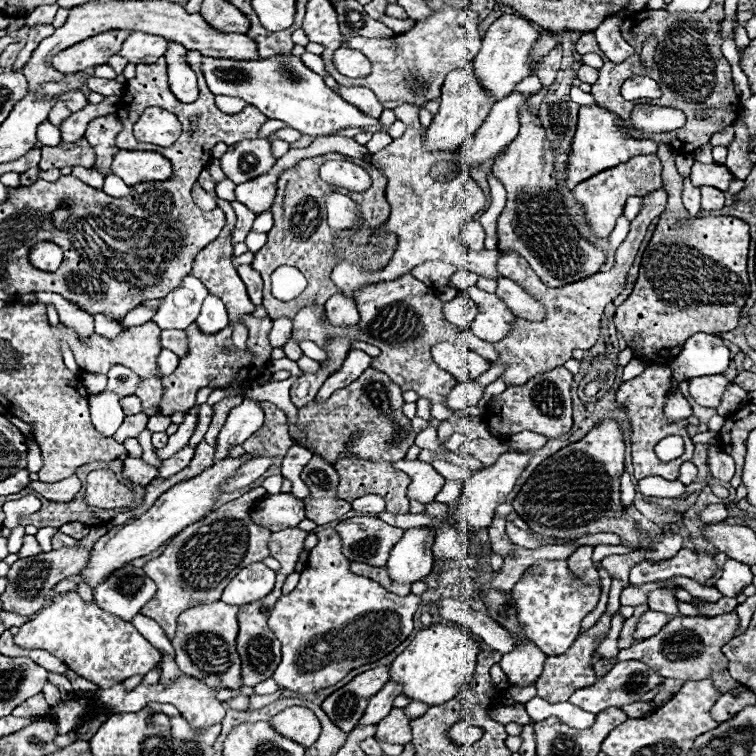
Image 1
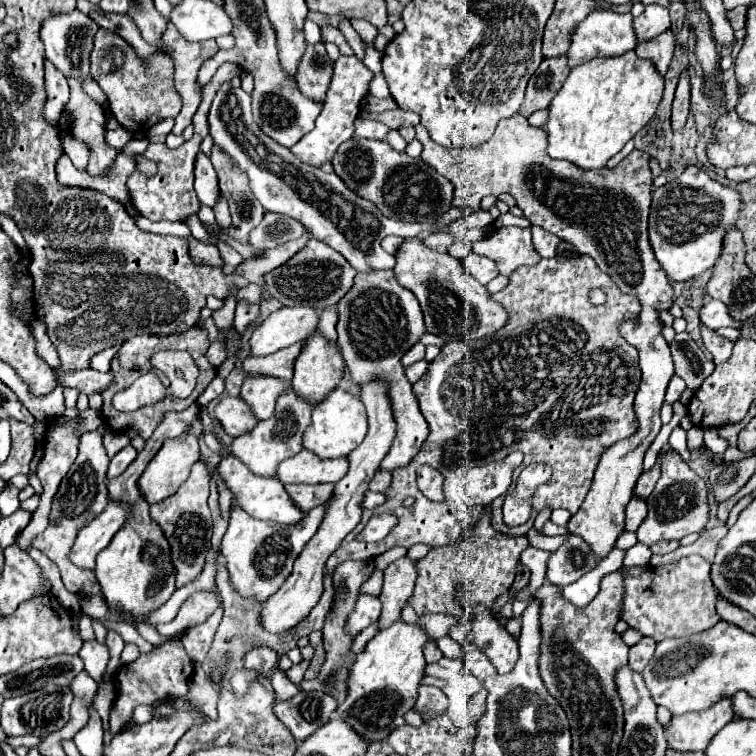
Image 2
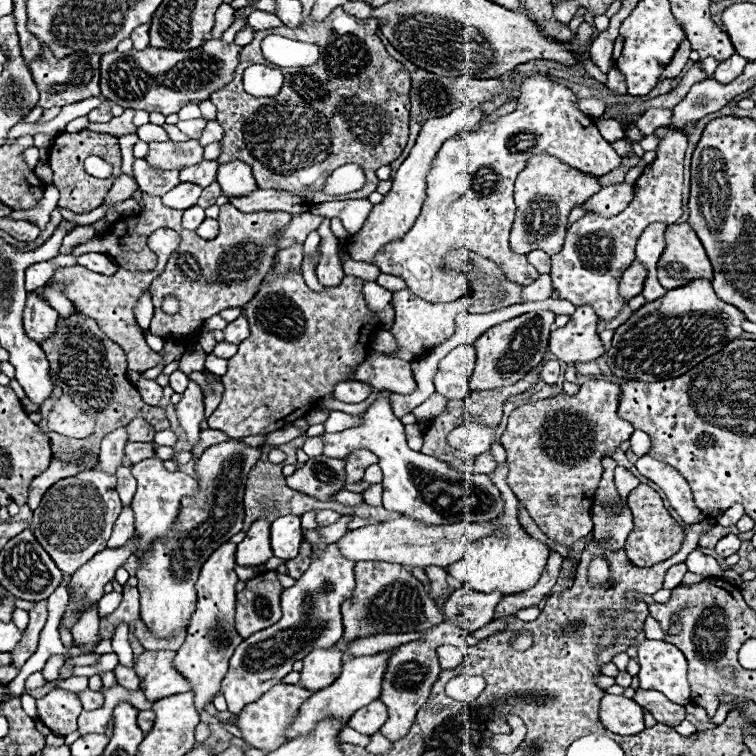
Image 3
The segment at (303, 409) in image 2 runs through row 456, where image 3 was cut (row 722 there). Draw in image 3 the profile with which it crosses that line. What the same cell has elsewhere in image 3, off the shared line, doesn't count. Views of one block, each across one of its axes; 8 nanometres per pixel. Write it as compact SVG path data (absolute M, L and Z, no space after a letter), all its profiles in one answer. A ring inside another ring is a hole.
M276 684L272 686L272 690L268 690L260 700L248 704L240 714L238 714L238 722L236 726L242 730L244 740L252 746L252 748L260 748L266 752L272 752L272 748L278 748L278 744L284 744L284 730L288 726L288 722L292 722L292 718L298 714L300 706L304 700L308 700L312 696L310 690L298 686L298 684Z

